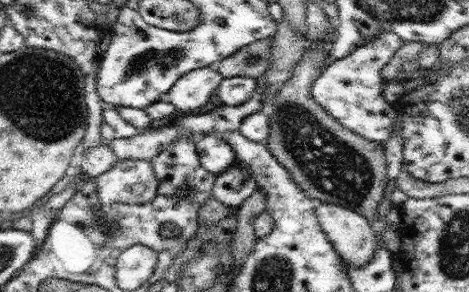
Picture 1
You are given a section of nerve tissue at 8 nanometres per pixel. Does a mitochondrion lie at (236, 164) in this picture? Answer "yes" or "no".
no

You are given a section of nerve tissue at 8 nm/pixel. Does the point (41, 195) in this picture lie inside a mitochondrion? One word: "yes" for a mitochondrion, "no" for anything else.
no

